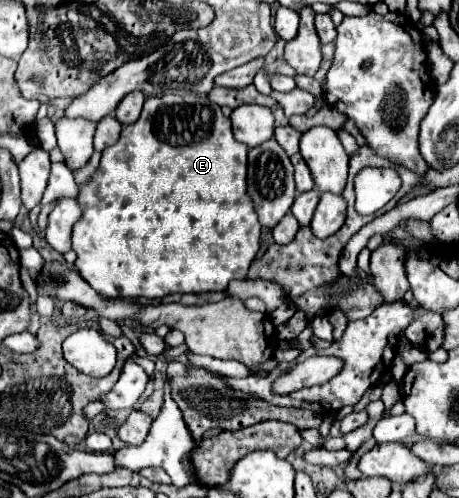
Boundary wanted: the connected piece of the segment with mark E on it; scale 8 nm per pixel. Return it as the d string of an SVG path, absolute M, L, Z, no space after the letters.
M162 94L162 96L146 98L140 118L134 124L124 126L120 142L104 150L96 178L92 178L88 186L80 188L78 202L82 206L82 218L74 224L74 230L72 230L72 250L78 254L74 264L80 270L80 274L88 280L88 284L96 292L104 294L106 298L148 298L148 300L158 300L174 292L200 294L210 290L226 290L230 280L246 278L248 268L256 258L256 252L260 250L260 230L262 230L252 198L246 192L246 156L248 156L248 146L234 138L230 118L226 118L220 112L220 106L216 106L208 96Z

